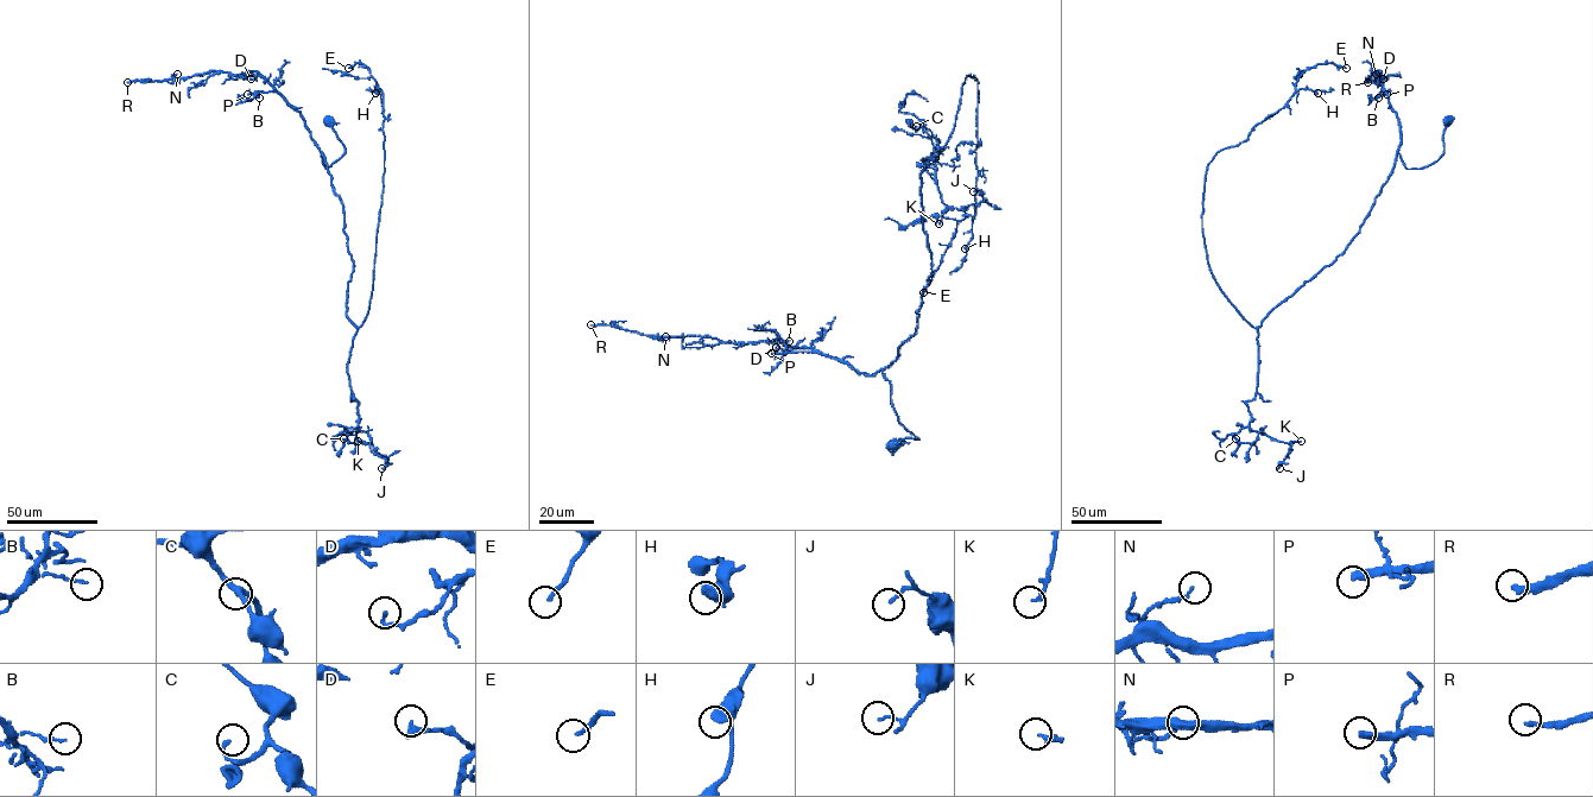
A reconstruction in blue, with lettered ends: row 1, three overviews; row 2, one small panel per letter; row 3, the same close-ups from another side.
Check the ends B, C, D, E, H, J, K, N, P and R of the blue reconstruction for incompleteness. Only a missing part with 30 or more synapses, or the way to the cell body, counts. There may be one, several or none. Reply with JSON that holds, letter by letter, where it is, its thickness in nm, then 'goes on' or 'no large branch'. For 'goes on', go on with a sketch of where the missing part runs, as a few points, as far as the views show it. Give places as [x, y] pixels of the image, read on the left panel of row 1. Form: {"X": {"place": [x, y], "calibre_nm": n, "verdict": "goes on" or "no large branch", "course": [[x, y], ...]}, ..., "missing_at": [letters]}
{"B": {"place": [259, 97], "calibre_nm": 120, "verdict": "no large branch"}, "C": {"place": [343, 438], "calibre_nm": 150, "verdict": "no large branch"}, "D": {"place": [251, 78], "calibre_nm": 140, "verdict": "no large branch"}, "E": {"place": [348, 68], "calibre_nm": 170, "verdict": "no large branch"}, "H": {"place": [375, 93], "calibre_nm": 600, "verdict": "no large branch"}, "J": {"place": [381, 468], "calibre_nm": 120, "verdict": "no large branch"}, "K": {"place": [358, 441], "calibre_nm": 180, "verdict": "no large branch"}, "N": {"place": [177, 74], "calibre_nm": 130, "verdict": "no large branch"}, "P": {"place": [247, 94], "calibre_nm": 320, "verdict": "goes on", "course": [[247, 94], [222, 96], [217, 113], [201, 130], [195, 152], [200, 165], [238, 193]]}, "R": {"place": [127, 82], "calibre_nm": 240, "verdict": "goes on", "course": [[127, 82], [92, 87], [78, 107], [76, 133], [70, 137]]}, "missing_at": ["P", "R"]}

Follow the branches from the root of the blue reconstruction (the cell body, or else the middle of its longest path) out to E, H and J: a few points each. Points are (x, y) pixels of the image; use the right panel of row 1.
E: (1446, 121), (1443, 153), (1398, 152), (1345, 251), (1253, 327), (1207, 260), (1207, 164), (1306, 70), (1346, 68)
H: (1446, 121), (1443, 153), (1407, 169), (1398, 152), (1345, 251), (1253, 327), (1208, 264), (1207, 168), (1317, 93)
J: (1446, 121), (1443, 153), (1398, 152), (1345, 251), (1258, 329), (1245, 404), (1291, 444), (1279, 468)

